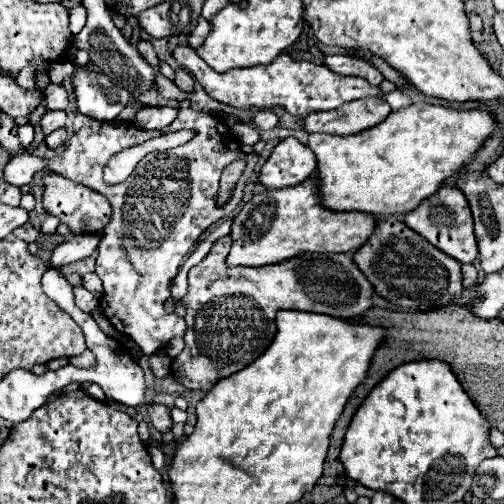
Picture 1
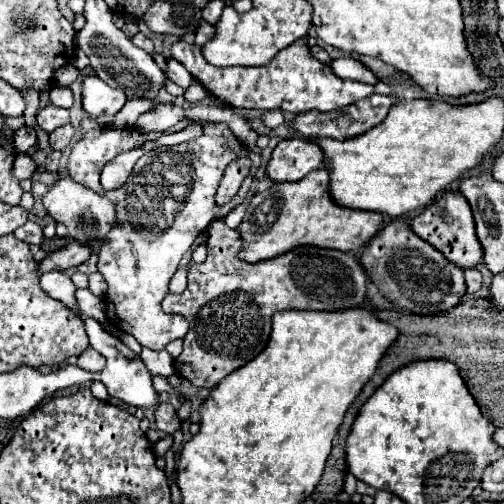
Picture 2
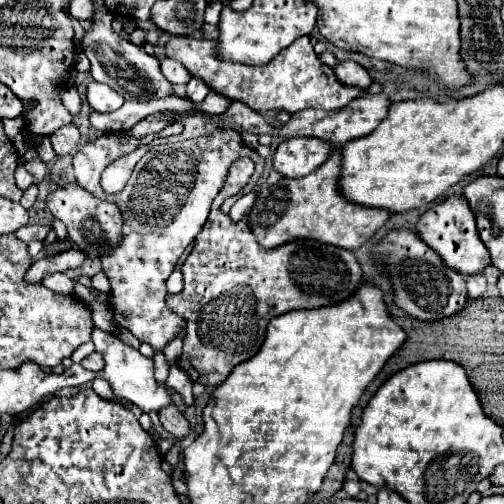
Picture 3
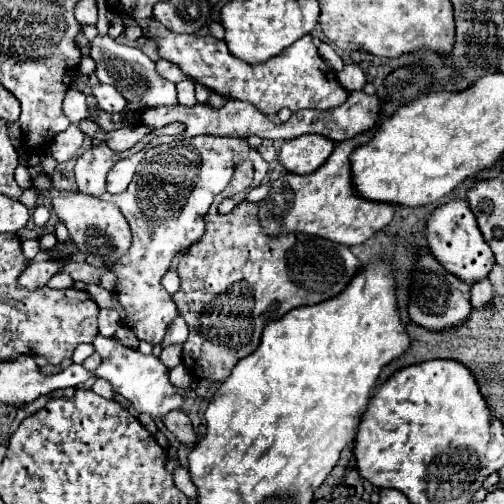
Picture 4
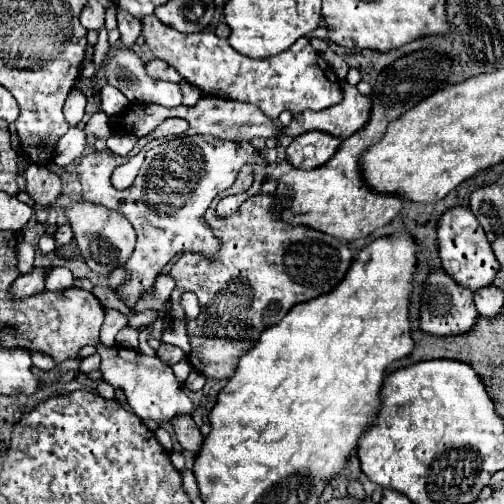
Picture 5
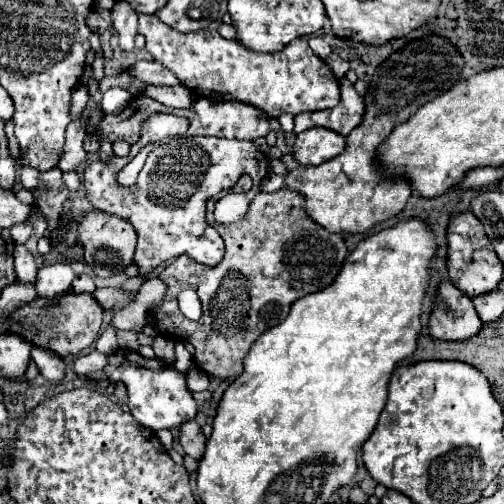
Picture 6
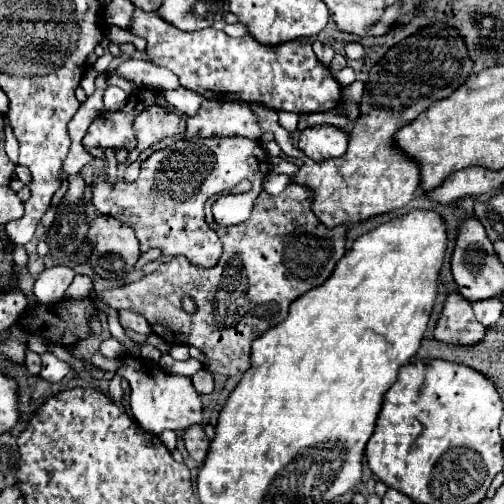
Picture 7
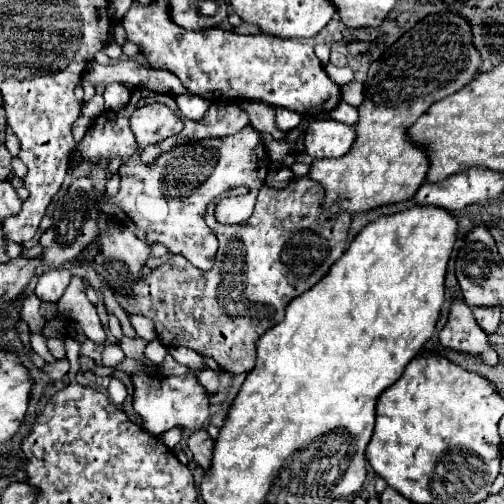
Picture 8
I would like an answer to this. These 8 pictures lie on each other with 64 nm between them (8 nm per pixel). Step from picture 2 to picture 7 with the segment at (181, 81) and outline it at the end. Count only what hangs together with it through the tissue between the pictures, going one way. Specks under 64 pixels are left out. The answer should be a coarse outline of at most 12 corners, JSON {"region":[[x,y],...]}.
{"region":[[150,60],[122,62],[116,72],[154,92],[180,86],[172,72]]}

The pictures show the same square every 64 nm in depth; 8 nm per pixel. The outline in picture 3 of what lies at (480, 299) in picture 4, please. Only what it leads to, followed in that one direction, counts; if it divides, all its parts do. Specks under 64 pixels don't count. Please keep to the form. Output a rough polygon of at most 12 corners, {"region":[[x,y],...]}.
{"region":[[482,274],[466,276],[468,296],[484,294],[486,278]]}

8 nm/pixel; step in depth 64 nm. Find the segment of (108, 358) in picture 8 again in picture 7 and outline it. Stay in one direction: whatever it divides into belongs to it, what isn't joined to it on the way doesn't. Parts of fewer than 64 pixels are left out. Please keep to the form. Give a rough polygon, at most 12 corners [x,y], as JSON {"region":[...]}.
{"region":[[109,337],[100,344],[100,352],[109,359],[125,353],[122,345]]}

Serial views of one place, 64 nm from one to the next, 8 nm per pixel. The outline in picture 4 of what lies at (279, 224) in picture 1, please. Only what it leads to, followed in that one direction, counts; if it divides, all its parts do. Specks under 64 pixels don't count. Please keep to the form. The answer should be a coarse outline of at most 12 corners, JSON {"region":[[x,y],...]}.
{"region":[[336,144],[312,174],[284,174],[260,200],[264,234],[302,232],[354,246],[394,206],[358,198]]}

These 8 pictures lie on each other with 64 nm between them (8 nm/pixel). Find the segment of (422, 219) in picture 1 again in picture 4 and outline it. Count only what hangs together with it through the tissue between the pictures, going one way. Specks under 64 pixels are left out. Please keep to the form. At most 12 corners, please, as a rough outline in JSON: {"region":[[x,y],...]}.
{"region":[[466,200],[424,220],[436,260],[468,284],[496,264]]}

